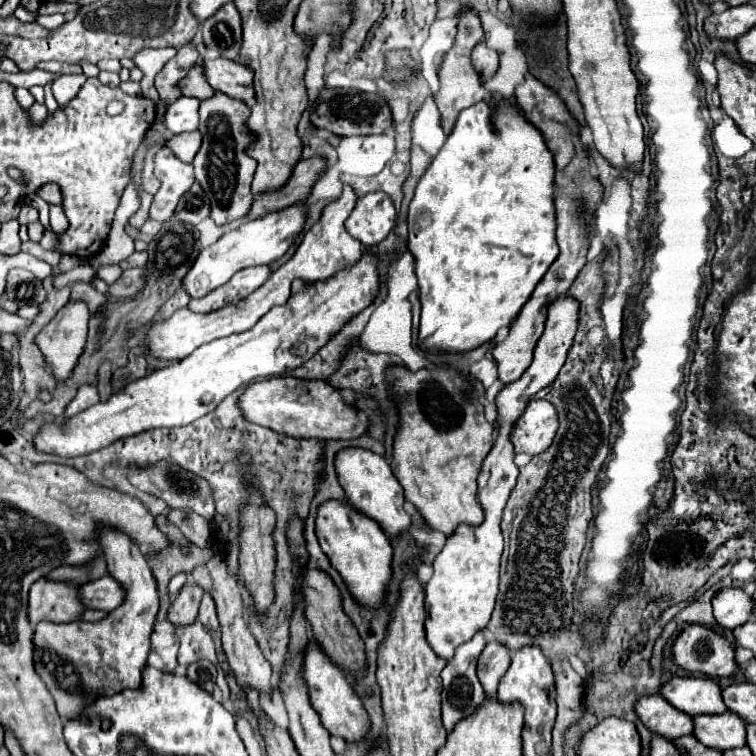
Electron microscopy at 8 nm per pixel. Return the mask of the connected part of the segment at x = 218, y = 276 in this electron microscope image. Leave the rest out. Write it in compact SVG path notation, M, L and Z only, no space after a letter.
M297 204L295 208L285 208L283 212L273 212L255 220L243 220L239 226L225 232L215 244L201 250L195 264L183 278L185 292L191 298L203 298L209 292L217 290L219 286L223 286L225 282L229 282L229 278L235 272L249 266L275 262L289 250L297 234L303 230L303 224L305 224L305 204Z

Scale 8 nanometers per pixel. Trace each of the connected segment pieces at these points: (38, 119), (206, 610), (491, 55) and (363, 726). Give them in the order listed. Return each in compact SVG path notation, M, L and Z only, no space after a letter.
M33 104L31 108L29 108L29 122L33 124L33 126L41 126L43 122L45 122L45 118L47 118L47 108L45 108L45 104Z
M209 592L203 594L201 608L199 608L199 620L203 622L203 626L205 626L207 630L213 630L213 632L219 630L219 620L217 620L217 612L215 612L215 602L213 602L213 598L209 596Z
M481 40L475 48L473 48L473 66L477 68L477 72L483 76L483 80L489 80L497 74L497 68L499 68L499 54L489 48L485 44L485 40Z
M311 640L311 644L305 650L305 682L309 686L309 696L311 696L311 704L313 708L317 708L319 716L321 716L321 724L325 726L325 730L331 736L339 736L345 742L363 742L367 740L369 732L371 732L371 718L367 714L367 710L363 708L359 696L355 694L353 686L349 684L349 680L345 678L345 674L335 668L335 664L331 664L327 660L327 656L321 654L319 646Z

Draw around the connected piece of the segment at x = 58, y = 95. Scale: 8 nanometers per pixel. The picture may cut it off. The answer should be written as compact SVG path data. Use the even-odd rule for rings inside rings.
M79 74L79 76L59 76L59 78L53 82L53 86L51 86L57 104L59 104L59 106L65 106L71 98L75 98L85 80L87 80L85 74Z

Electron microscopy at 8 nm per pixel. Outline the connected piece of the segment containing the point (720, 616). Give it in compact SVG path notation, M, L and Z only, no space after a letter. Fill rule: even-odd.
M723 588L713 598L713 616L723 628L735 630L753 616L753 600L743 588Z

